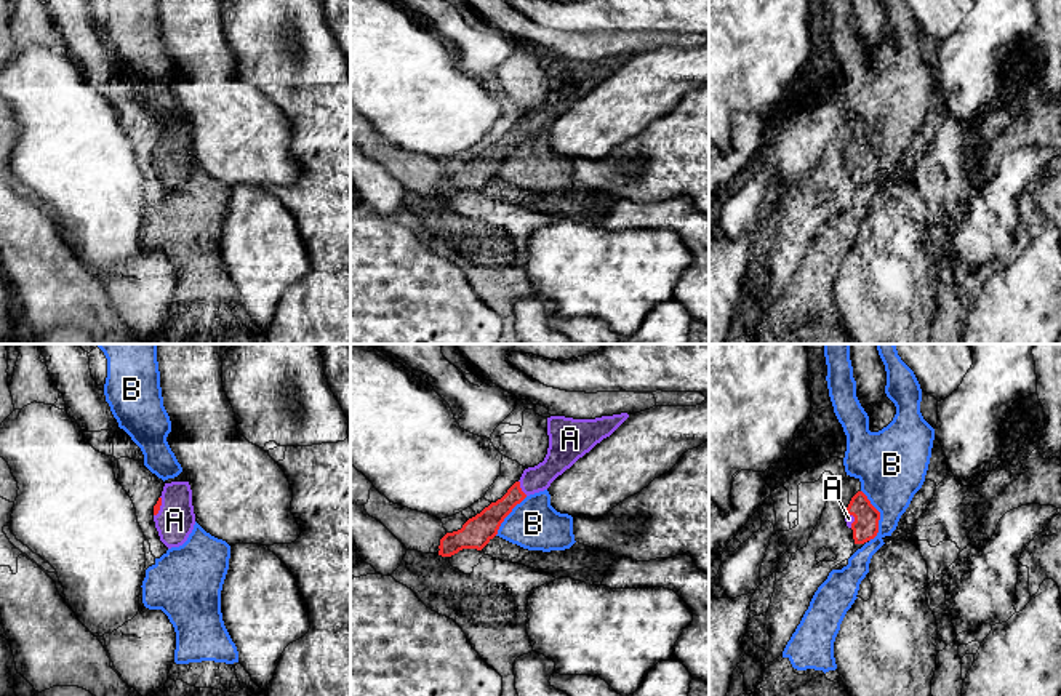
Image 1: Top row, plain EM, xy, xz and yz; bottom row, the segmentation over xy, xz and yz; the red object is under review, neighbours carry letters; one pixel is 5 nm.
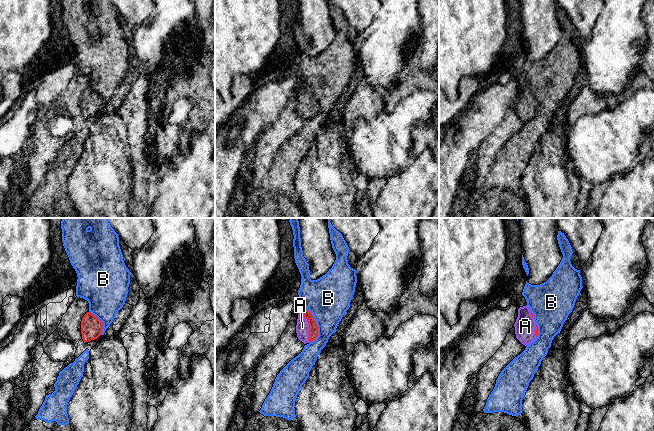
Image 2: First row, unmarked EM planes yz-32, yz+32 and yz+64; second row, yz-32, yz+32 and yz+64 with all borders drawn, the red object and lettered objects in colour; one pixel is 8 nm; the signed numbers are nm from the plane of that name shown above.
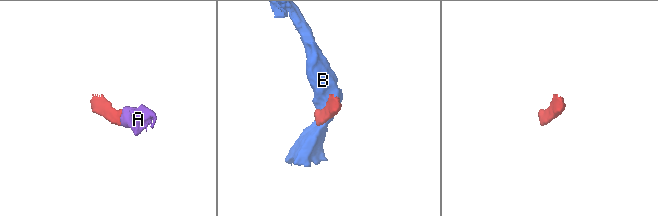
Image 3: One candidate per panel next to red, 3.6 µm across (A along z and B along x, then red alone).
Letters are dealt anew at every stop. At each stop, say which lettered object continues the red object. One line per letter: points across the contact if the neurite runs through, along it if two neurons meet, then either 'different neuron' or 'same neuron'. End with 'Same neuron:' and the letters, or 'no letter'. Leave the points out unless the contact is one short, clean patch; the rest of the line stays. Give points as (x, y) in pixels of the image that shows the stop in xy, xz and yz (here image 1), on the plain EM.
A: way xz (485, 165), (520, 130), (538, 120), (559, 100); same neuron
B: border yz (861, 132), (879, 154), (879, 173), (869, 183); different neuron
Same neuron: A

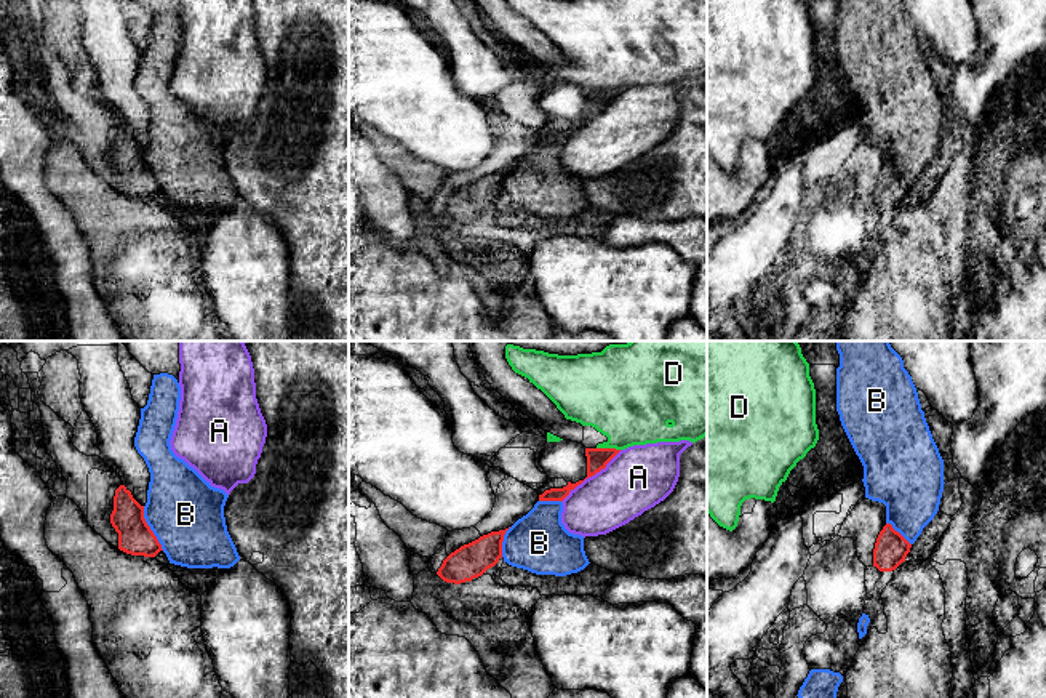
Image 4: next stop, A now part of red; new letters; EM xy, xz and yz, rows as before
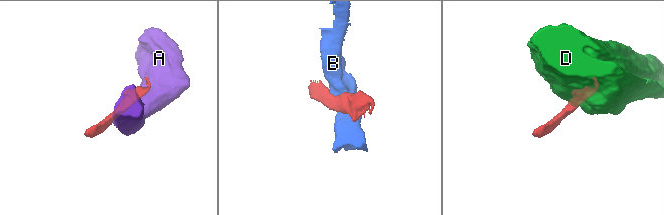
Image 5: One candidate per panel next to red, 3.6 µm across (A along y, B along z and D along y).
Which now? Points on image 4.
A: different neuron
B: different neuron
D: border xz (597, 88), (614, 88), (619, 92); different neuron
Same neuron: no letter

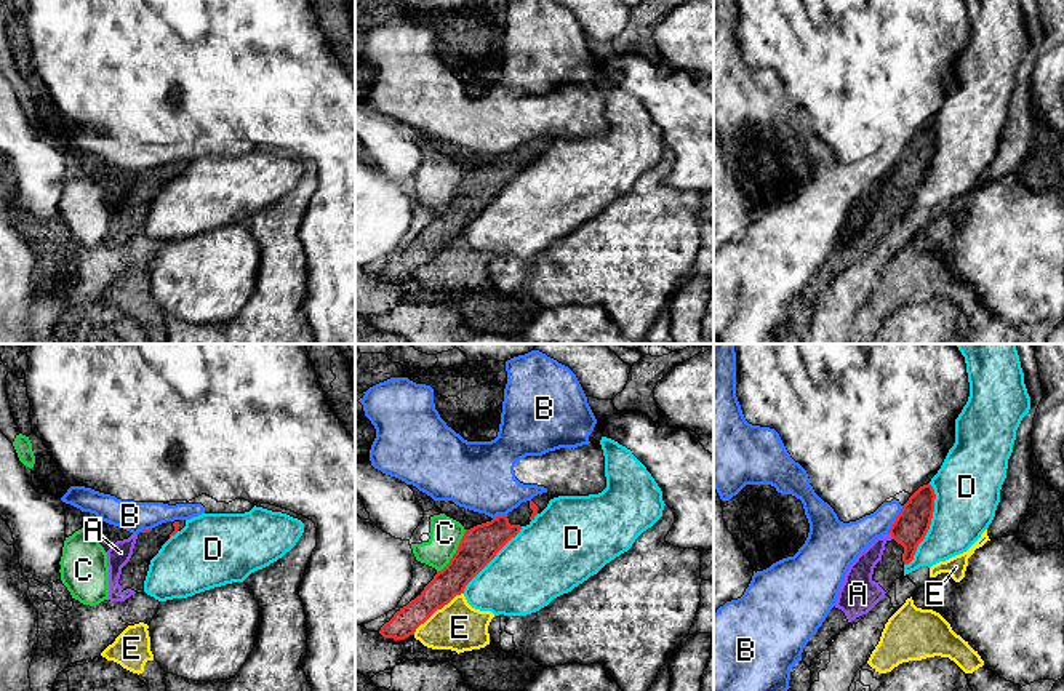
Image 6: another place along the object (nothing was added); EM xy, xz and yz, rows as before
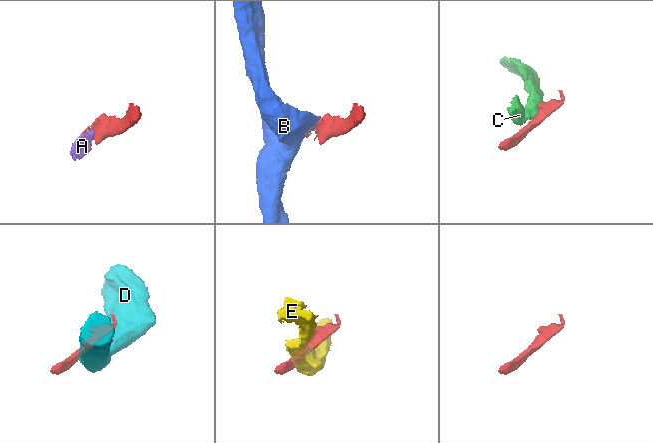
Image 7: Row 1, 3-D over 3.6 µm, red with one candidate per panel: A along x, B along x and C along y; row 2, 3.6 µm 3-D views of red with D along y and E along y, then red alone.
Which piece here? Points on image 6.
A: way yz (912, 165), (892, 178), (877, 187), (860, 215); same neuron
B: different neuron
C: border xz (466, 171), (453, 199), (437, 213); different neuron
D: different neuron
E: different neuron
Same neuron: A

